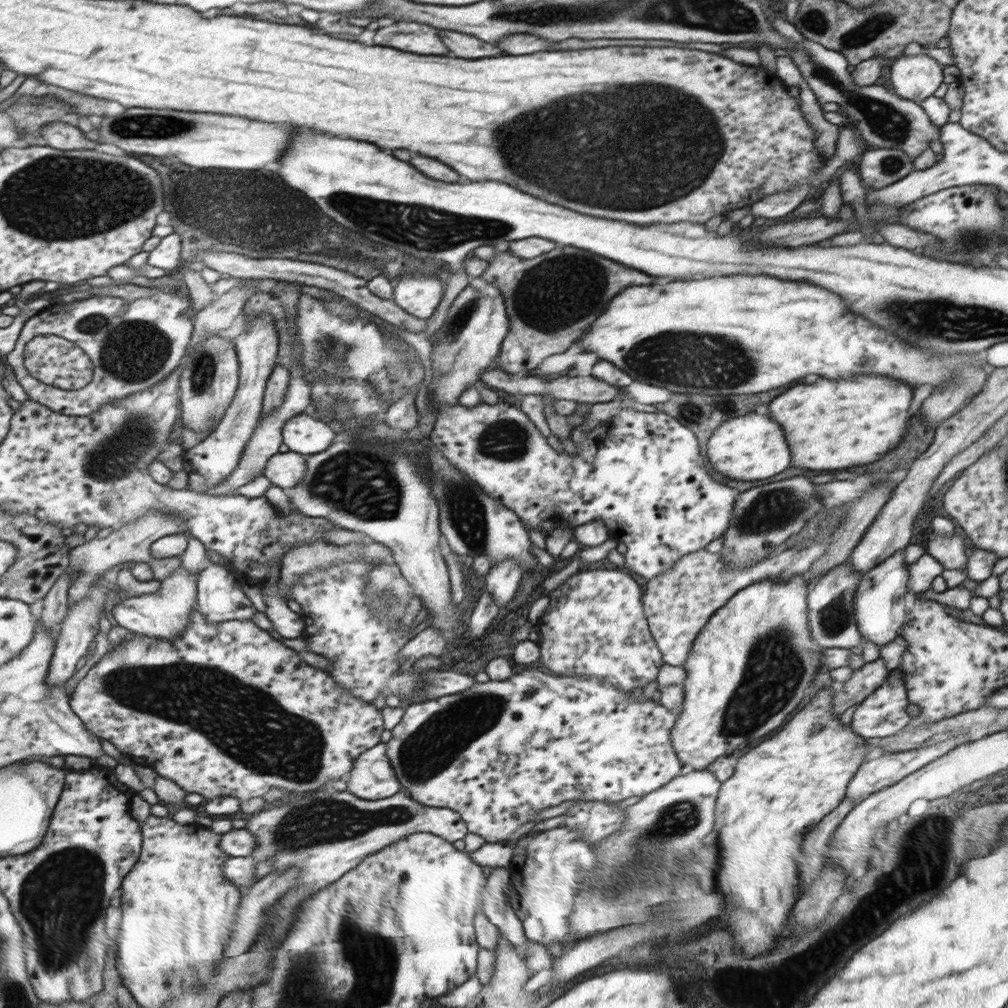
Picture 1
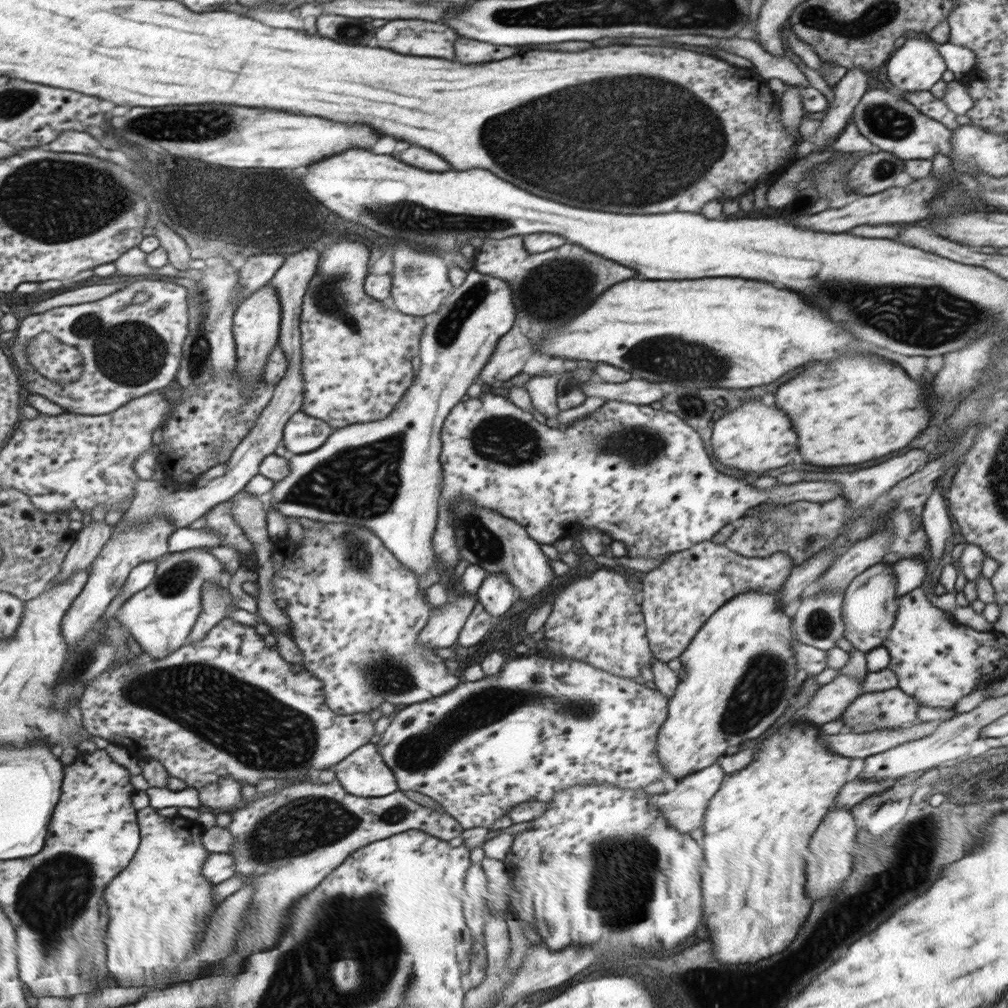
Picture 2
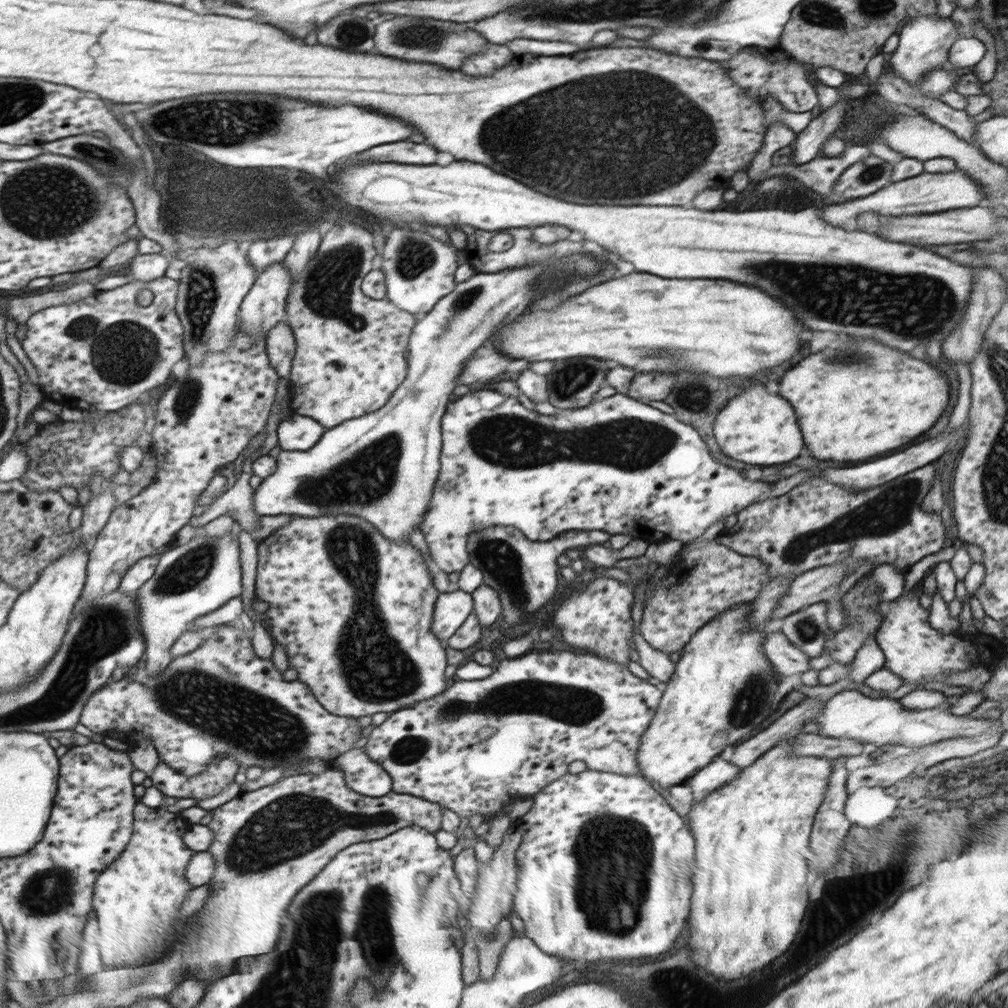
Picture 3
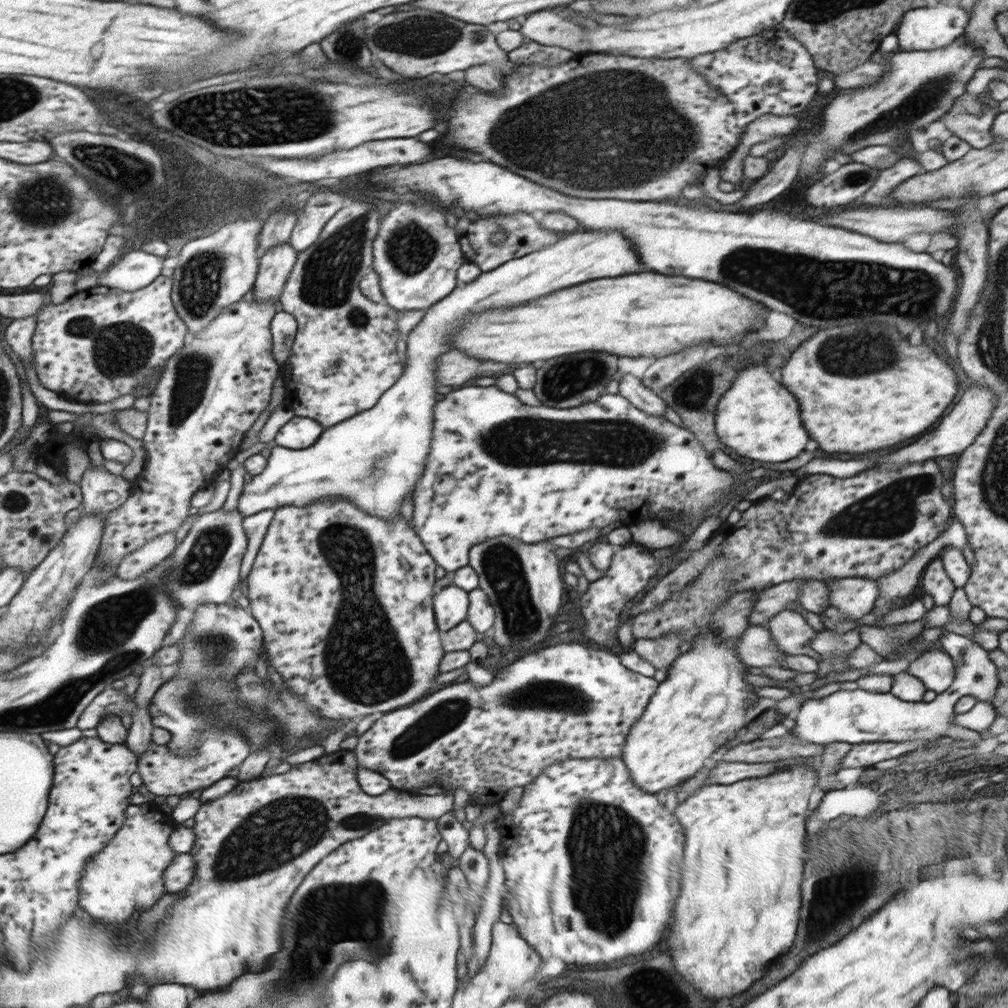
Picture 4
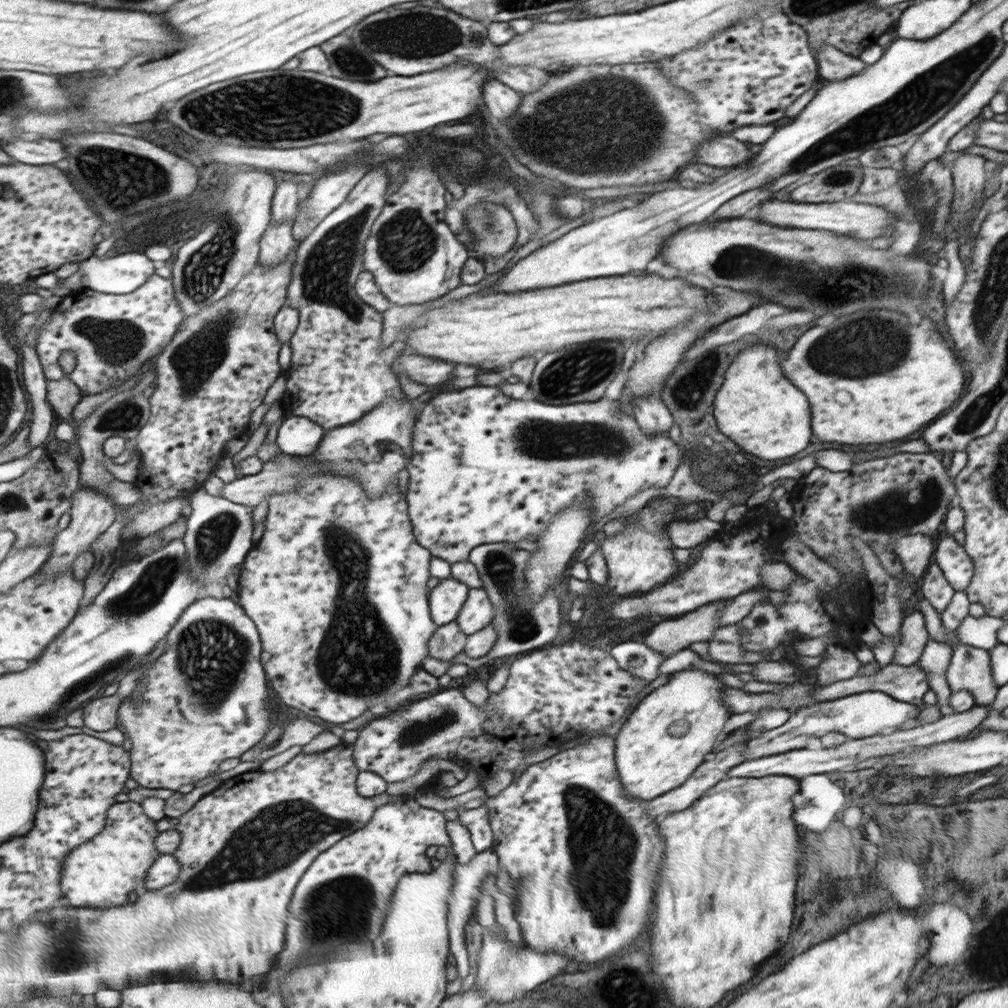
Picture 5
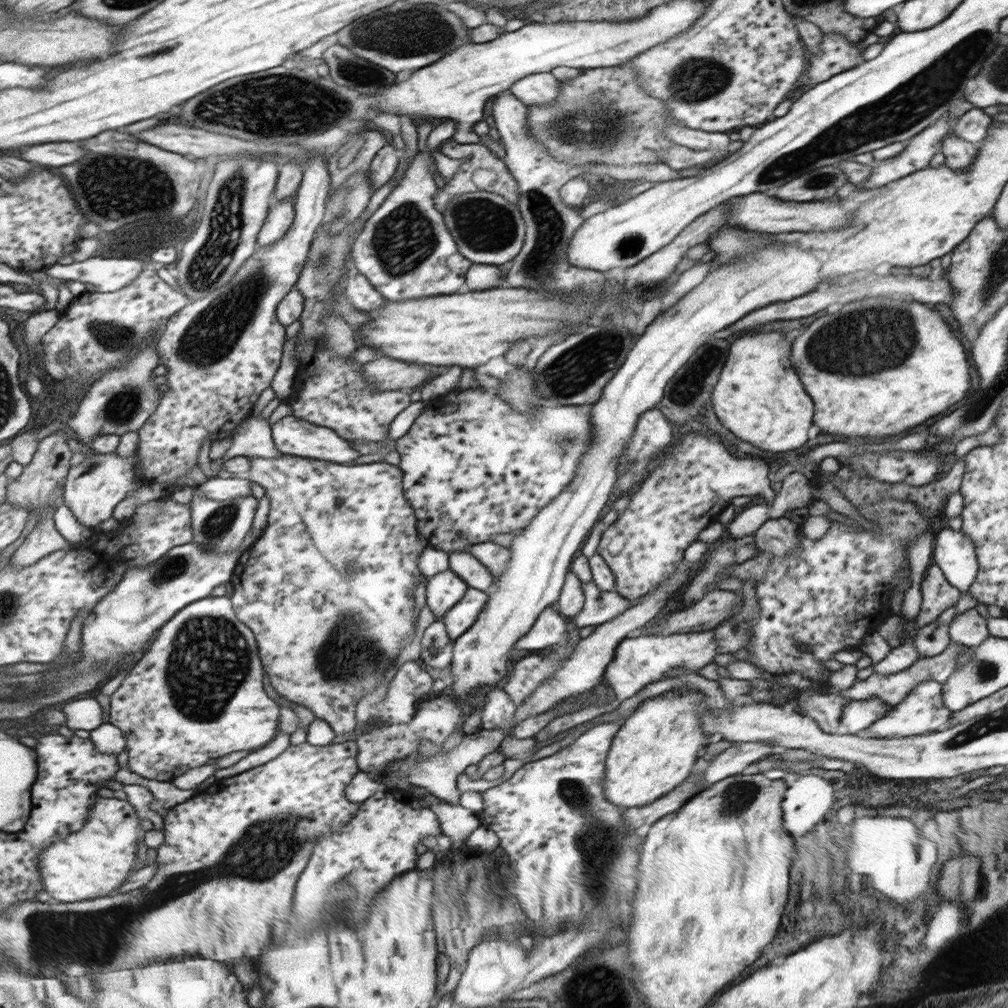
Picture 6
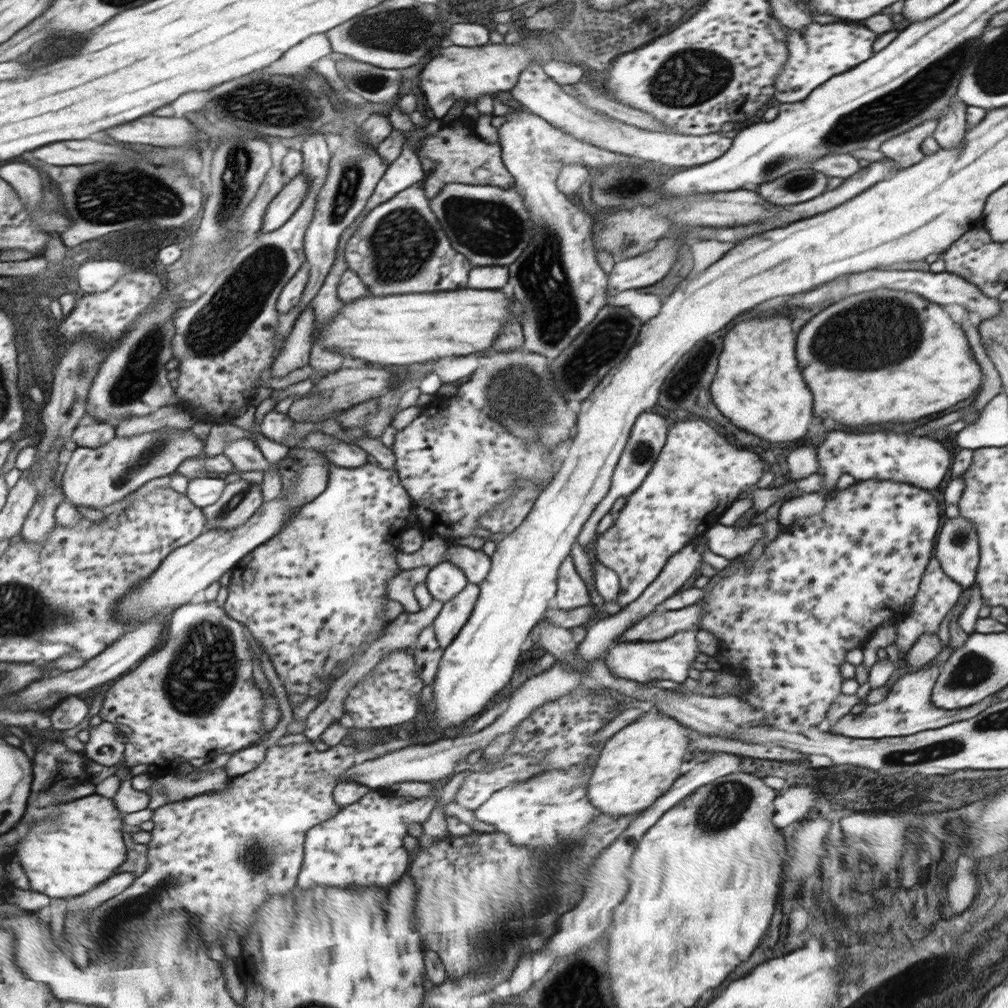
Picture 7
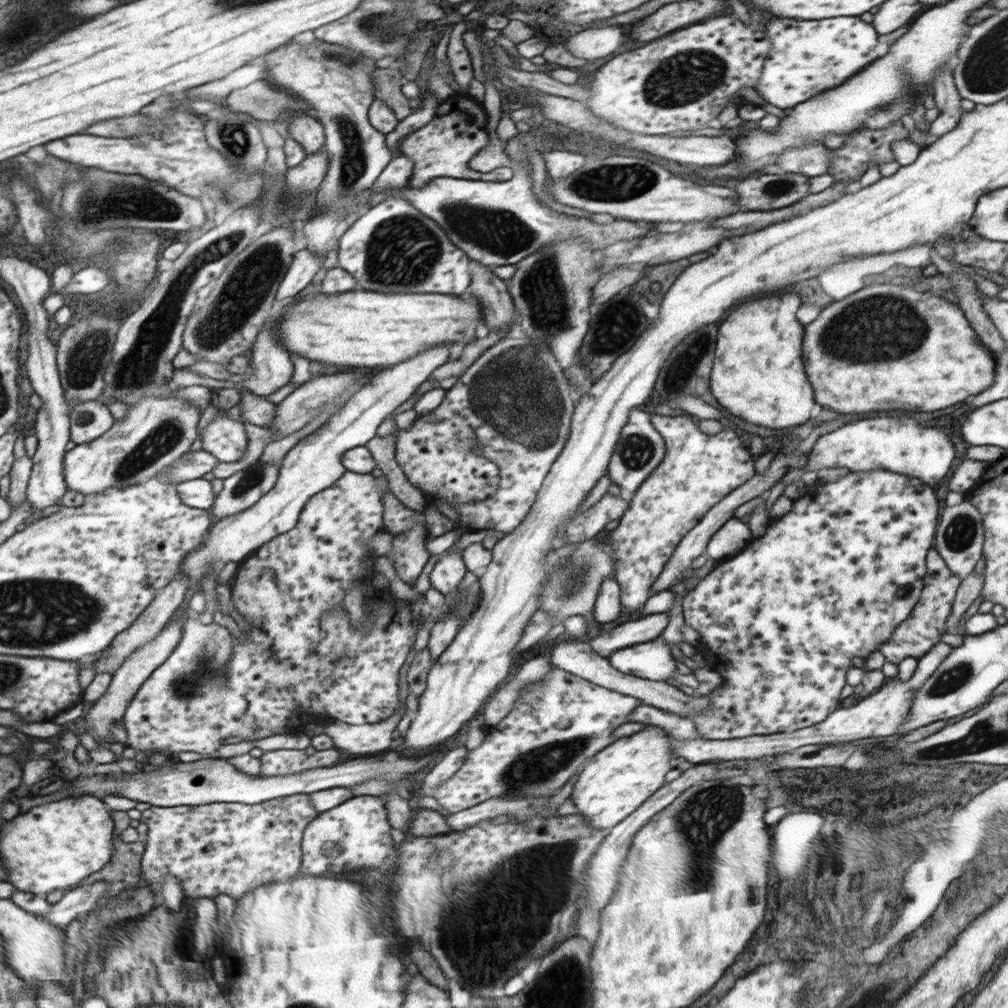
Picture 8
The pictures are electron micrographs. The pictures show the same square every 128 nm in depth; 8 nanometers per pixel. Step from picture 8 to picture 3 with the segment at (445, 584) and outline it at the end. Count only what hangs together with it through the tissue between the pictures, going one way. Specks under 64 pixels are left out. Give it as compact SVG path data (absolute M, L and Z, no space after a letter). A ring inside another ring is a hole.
M456 589L454 592L439 593L430 630L438 640L446 642L468 616L473 614L473 605L473 598L469 592Z

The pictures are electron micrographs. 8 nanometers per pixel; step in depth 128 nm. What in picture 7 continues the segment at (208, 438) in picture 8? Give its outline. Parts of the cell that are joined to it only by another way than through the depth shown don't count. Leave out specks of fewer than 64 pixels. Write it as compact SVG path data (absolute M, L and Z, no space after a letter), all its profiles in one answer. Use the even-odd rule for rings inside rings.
M246 437L228 442L222 454L233 463L233 468L236 471L242 471L242 474L251 471L263 471L265 474L270 469L270 464L256 443Z

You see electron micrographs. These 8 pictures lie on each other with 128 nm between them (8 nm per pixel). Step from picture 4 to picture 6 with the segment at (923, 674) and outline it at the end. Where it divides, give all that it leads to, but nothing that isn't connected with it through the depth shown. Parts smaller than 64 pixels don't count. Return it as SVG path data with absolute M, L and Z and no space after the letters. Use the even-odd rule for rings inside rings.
M976 607L956 616L950 623L949 642L975 647L988 636L990 636L988 622L980 616Z

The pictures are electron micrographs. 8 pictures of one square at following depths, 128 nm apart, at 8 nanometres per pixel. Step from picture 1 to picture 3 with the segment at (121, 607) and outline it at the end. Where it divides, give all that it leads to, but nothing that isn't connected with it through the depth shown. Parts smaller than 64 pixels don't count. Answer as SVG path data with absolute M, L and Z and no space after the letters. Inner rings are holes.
M230 531L216 537L216 535L196 535L188 543L180 546L170 546L162 553L156 566L156 572L136 592L139 605L140 626L144 641L146 641L146 667L148 676L156 676L172 662L170 649L178 637L186 634L188 622L198 616L204 616L221 608L228 600L242 594L242 569L240 564L240 541L232 537Z

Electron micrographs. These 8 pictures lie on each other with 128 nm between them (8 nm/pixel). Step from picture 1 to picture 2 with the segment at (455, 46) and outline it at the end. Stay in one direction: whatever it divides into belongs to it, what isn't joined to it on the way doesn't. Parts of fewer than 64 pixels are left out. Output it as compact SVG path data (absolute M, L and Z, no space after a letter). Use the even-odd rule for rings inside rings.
M460 40L456 46L456 58L462 64L484 64L492 60L504 60L514 56L518 50L512 46L494 46L486 42L476 42L476 40Z

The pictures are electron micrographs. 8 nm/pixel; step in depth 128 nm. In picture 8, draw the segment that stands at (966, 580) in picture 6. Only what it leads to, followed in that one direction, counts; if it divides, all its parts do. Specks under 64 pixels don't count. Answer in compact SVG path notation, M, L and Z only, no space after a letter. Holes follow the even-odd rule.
M964 499L955 506L943 506L942 516L935 532L934 547L944 559L954 575L963 579L974 572L978 560L982 556L984 546L984 525L982 515L976 506Z

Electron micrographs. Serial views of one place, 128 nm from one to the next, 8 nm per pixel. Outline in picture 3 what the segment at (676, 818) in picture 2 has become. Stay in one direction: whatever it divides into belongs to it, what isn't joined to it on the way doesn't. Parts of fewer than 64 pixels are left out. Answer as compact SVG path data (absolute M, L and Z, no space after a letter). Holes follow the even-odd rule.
M715 758L708 766L684 782L692 788L692 804L702 800L706 795L724 786L724 784L728 784L730 780L734 780L740 774L740 770L742 767L728 763L724 759Z

